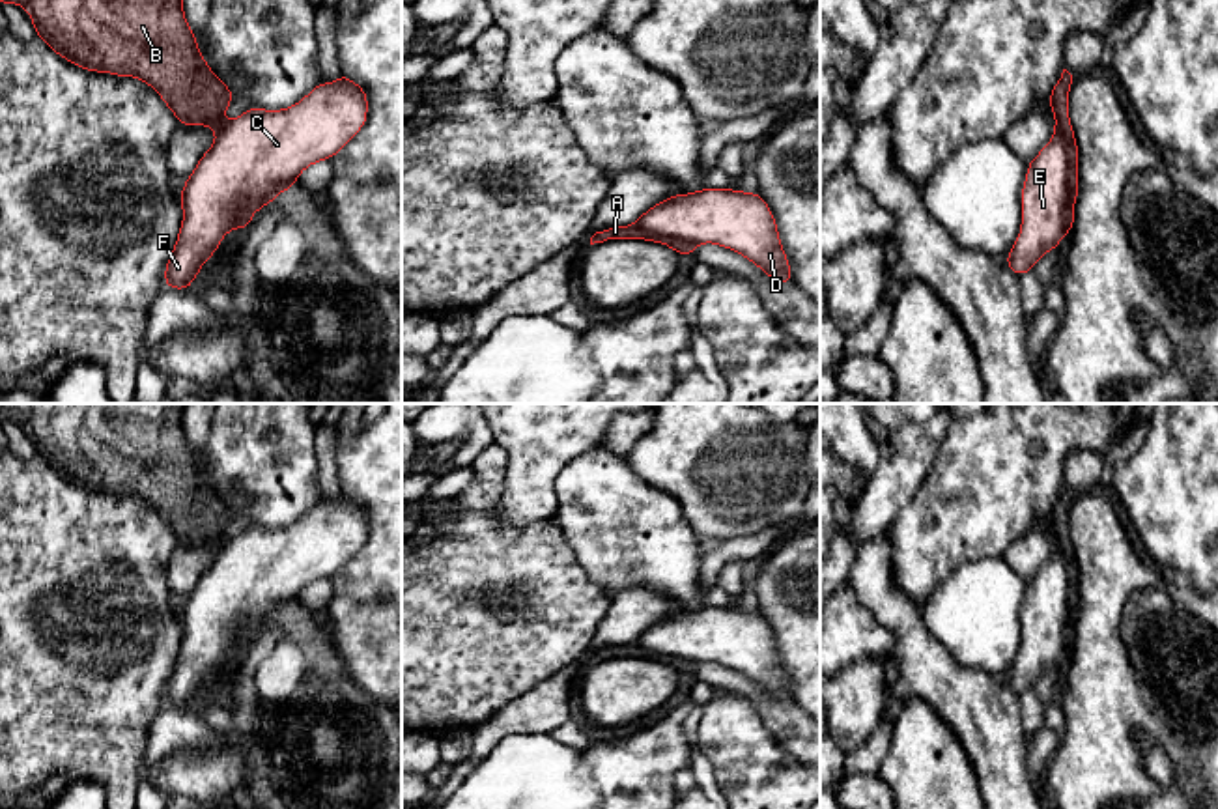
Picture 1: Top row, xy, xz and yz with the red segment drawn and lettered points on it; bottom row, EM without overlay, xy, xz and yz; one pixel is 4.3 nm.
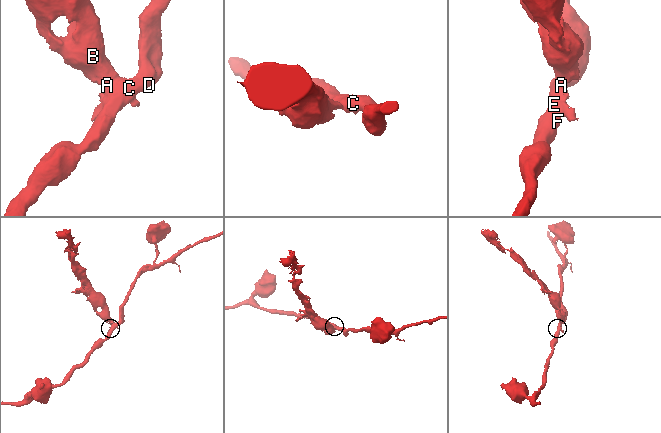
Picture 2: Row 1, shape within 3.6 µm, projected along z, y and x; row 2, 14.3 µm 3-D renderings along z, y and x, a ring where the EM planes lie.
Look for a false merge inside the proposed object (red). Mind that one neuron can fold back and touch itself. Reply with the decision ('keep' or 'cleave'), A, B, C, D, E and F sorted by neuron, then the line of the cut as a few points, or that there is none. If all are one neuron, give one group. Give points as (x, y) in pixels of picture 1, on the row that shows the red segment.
cleave; A B / C D E F; cut in yz along (1056, 127), (1063, 139), (1069, 165), (1067, 232)

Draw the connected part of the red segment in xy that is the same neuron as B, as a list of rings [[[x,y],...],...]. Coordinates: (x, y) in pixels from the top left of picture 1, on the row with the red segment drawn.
[[[0,0],[9,2],[30,13],[35,35],[64,60],[86,71],[135,77],[149,84],[177,116],[177,127],[209,125],[215,133],[224,127],[222,116],[235,93],[205,64],[183,15],[183,0]]]

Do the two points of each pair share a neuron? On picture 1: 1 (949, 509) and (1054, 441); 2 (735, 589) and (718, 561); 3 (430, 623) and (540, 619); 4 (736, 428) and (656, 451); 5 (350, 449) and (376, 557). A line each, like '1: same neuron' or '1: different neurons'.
1: same neuron
2: different neurons
3: same neuron
4: same neuron
5: same neuron

